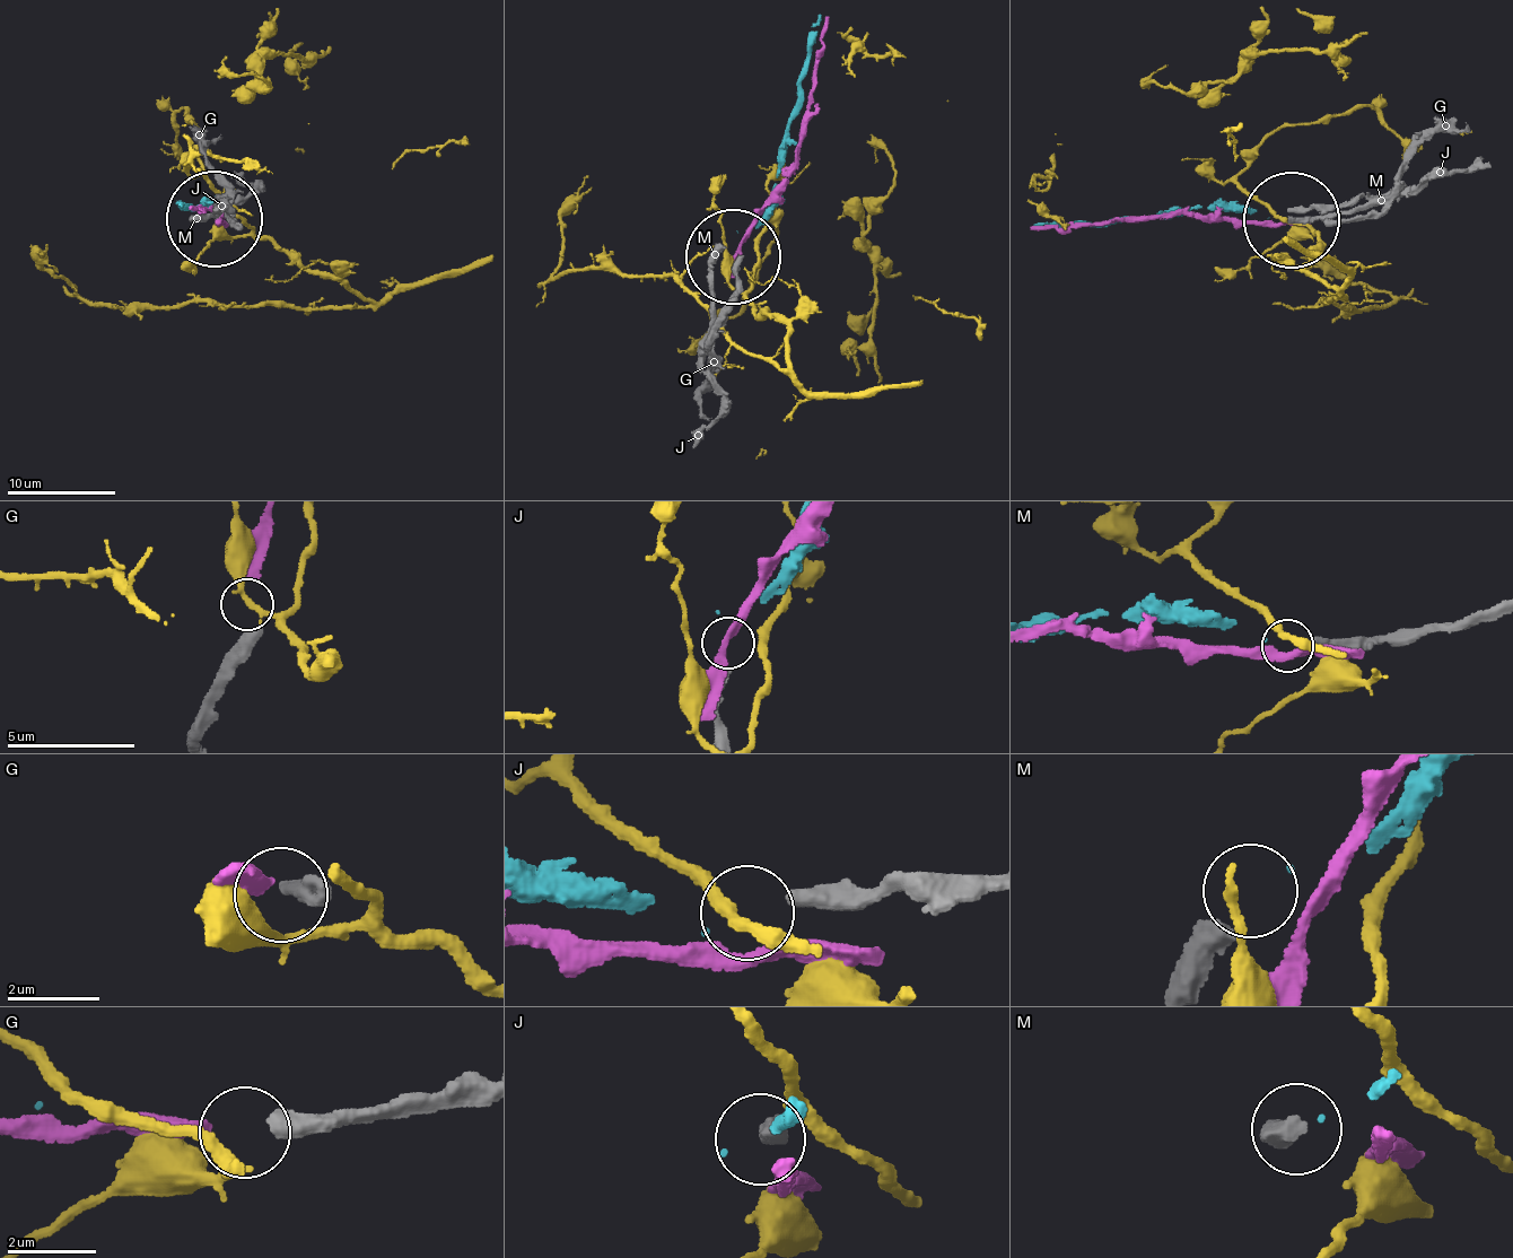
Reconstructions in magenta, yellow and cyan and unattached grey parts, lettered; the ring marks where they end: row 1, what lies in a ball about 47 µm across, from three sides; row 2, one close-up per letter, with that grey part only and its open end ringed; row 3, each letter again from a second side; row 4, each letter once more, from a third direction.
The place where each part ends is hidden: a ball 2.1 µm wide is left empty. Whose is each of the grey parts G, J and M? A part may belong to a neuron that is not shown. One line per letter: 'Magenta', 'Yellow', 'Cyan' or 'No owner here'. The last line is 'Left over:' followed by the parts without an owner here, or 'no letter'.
G: Magenta
J: No owner here
M: Cyan
Left over: J

